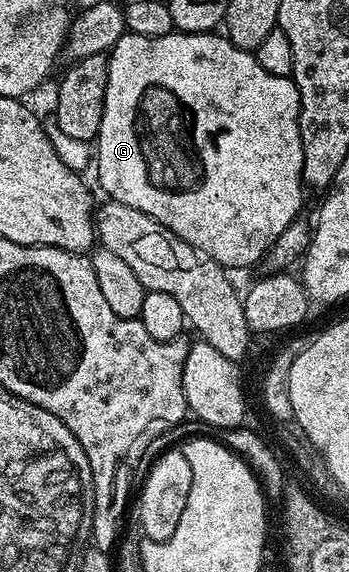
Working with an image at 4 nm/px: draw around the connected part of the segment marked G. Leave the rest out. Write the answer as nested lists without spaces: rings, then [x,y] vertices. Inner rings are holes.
[[[125,33],[116,41],[113,50],[108,55],[110,68],[108,69],[108,89],[104,97],[104,117],[100,123],[100,133],[96,140],[96,167],[98,163],[98,183],[107,191],[109,198],[116,202],[122,202],[124,205],[132,206],[141,213],[147,214],[148,217],[154,218],[160,225],[166,226],[176,235],[180,237],[188,245],[195,248],[208,259],[214,259],[225,269],[233,269],[232,267],[250,267],[253,263],[261,264],[266,258],[267,251],[276,241],[276,237],[280,237],[280,233],[284,233],[284,229],[288,229],[288,225],[292,225],[295,219],[299,218],[302,207],[302,191],[304,192],[304,184],[302,181],[302,162],[304,161],[304,149],[300,141],[300,93],[295,85],[293,78],[285,79],[284,77],[276,77],[276,73],[268,73],[268,69],[262,68],[257,54],[240,49],[236,45],[232,45],[230,40],[218,33],[207,33],[204,35],[187,35],[185,33],[171,33],[164,37],[140,37],[139,35],[131,35]]]

